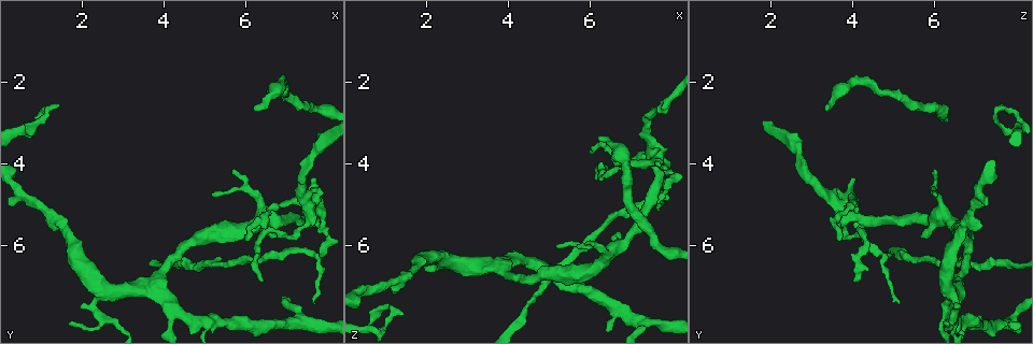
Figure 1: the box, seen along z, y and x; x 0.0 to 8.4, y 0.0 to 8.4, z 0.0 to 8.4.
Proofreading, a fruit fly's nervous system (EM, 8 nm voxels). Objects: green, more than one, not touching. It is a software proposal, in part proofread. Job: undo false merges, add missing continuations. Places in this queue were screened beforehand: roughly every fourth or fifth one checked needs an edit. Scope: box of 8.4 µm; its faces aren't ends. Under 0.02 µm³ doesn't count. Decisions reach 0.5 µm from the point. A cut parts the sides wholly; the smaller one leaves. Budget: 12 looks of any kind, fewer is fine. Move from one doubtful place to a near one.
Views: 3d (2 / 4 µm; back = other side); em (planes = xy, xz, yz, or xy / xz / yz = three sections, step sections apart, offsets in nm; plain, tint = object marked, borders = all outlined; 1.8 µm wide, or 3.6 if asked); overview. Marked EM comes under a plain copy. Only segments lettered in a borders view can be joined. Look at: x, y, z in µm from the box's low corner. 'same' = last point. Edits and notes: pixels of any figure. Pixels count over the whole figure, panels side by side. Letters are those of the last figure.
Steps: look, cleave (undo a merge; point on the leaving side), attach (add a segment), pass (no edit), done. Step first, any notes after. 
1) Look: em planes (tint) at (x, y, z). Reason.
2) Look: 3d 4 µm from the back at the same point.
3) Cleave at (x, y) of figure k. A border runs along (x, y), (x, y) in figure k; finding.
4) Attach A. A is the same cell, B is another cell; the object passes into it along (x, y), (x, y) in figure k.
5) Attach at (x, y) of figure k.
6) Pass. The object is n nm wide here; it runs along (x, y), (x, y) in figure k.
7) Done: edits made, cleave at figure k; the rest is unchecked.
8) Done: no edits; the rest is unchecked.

Look: em 3.6 µm xy step 8 (borders) at (1.05, 2.90, 7.35). An open end.

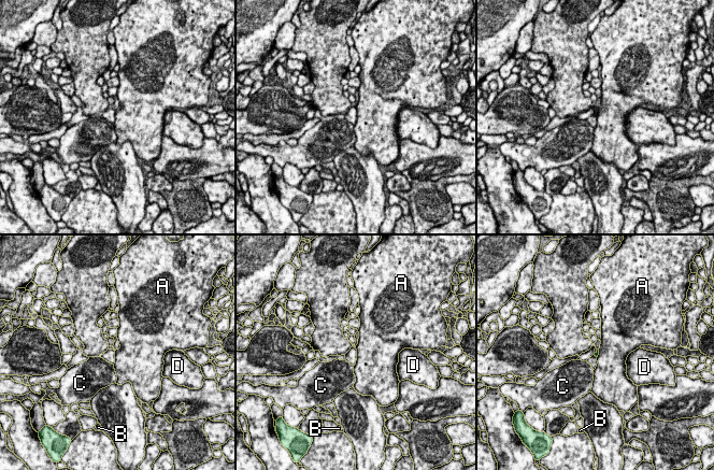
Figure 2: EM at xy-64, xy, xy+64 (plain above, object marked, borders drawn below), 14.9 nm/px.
Look: em 3.6 µm planes (borders) at the same point. Another direction.

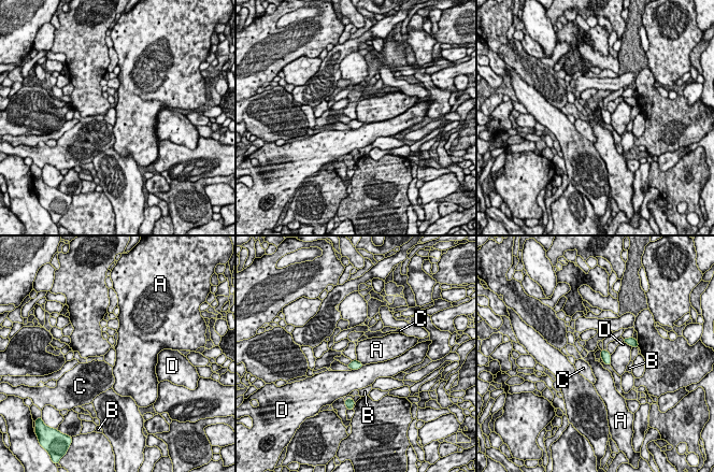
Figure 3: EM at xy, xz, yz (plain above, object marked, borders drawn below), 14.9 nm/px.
Pass. A, B, C and D are other cells; a border runs along (356, 360), (363, 365) in figure 3; none of them fits.

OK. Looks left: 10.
Look: em xz step 4 (borders) at (6.25, 2.70, 3.35). Tapers out.

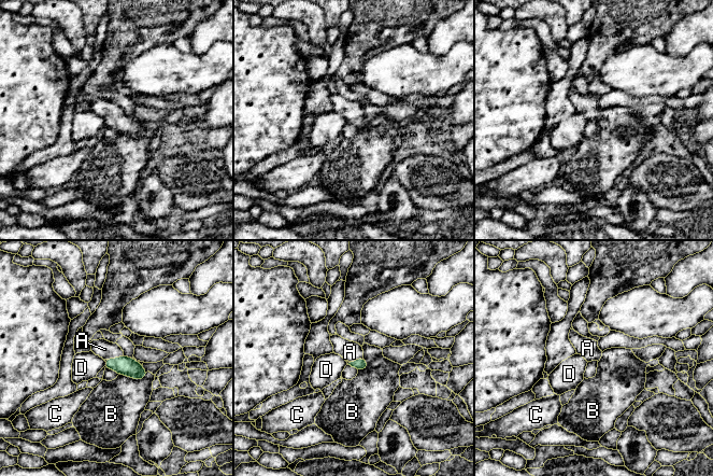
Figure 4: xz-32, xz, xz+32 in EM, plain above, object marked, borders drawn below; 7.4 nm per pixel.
Attach A. A is the same cell, B, C and D are other cells; the object passes into it along (123, 365), (114, 359), (104, 349) in figure 4; it goes on there.

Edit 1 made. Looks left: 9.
Look: em xy step 16 (tint) at (6.40, 6.95, 4.05).

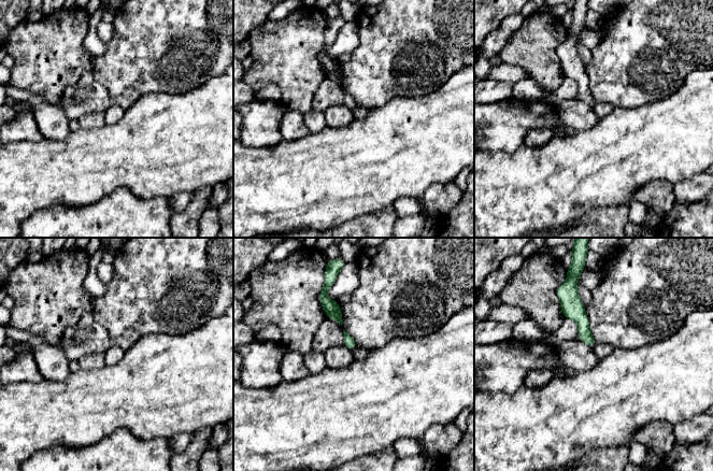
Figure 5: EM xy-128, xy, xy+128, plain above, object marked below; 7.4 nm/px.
Look: em planes (borders) at the same point. Another direction.

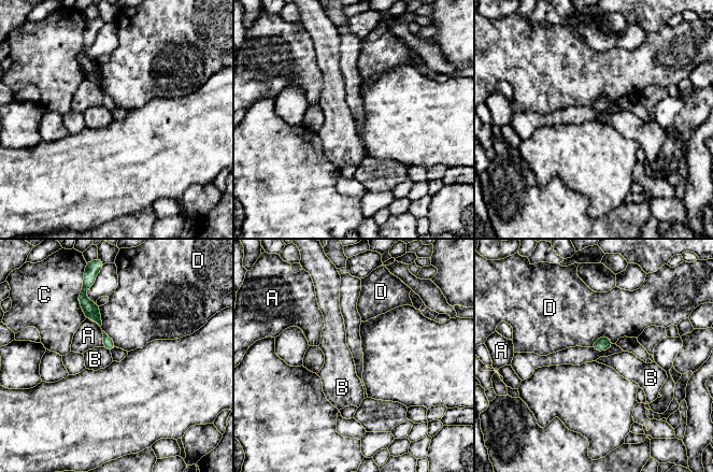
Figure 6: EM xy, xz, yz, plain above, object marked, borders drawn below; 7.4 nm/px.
Pass. A, B, C and D are other cells; a border runs along (103, 346), (110, 352) in figure 6; none of them fits.

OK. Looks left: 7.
Look: 3d 4 µm at (5.00, 7.90, 6.55). Sharp bend.

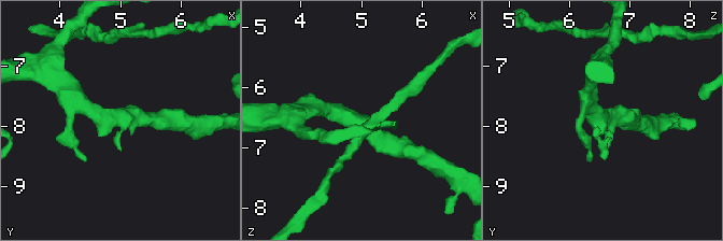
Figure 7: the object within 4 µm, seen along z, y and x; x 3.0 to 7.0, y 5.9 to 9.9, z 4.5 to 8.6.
Look: em planes (borders) at (4.95, 7.85, 6.55).

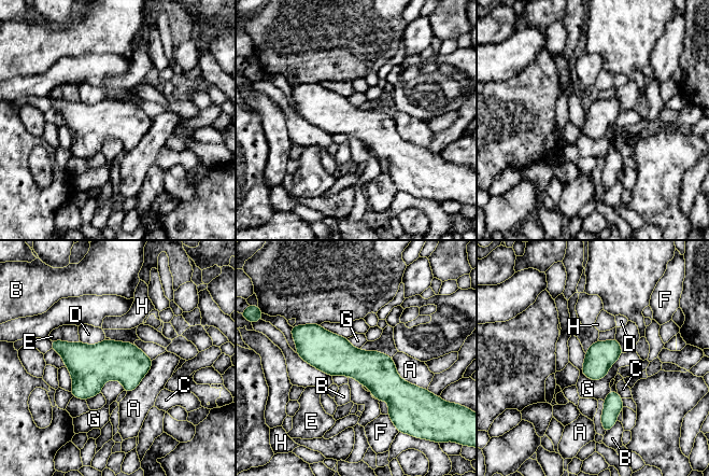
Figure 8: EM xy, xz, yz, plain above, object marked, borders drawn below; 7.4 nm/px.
Pass. A, B, C, D, E, F, G and H are other cells; a border runs along (622, 353), (599, 379), (581, 373) in figure 8; one neuron here.

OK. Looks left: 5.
Done: edits made, attach at figure 4; the rest is unchecked.

